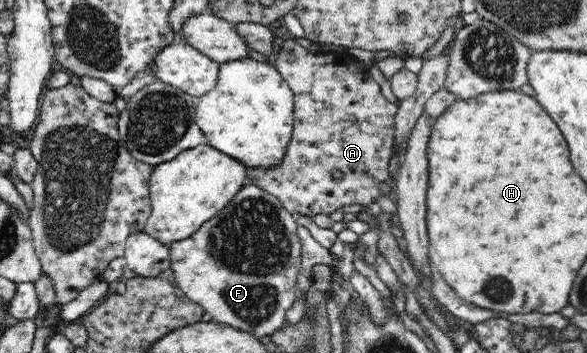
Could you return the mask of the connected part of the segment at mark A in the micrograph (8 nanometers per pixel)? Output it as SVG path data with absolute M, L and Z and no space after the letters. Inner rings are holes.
M286 40L281 47L281 51L277 53L277 60L273 63L274 68L280 73L280 76L288 83L290 90L294 95L294 123L293 131L291 135L290 145L287 149L286 159L281 166L276 169L270 169L270 171L263 171L263 169L249 169L247 174L253 182L252 185L271 193L271 196L277 197L281 200L283 205L283 210L293 215L298 216L303 214L306 216L316 216L319 214L324 214L331 216L337 210L341 210L344 206L357 204L365 205L370 207L371 203L375 199L379 199L382 195L383 183L388 180L389 175L389 161L393 153L394 147L394 119L398 110L398 103L393 104L385 100L383 93L381 92L381 87L377 84L377 81L371 76L370 68L365 62L358 59L341 59L339 55L334 52L311 54L308 50L303 48L301 45L297 44L296 40ZM339 172L341 177L336 179L334 174Z

